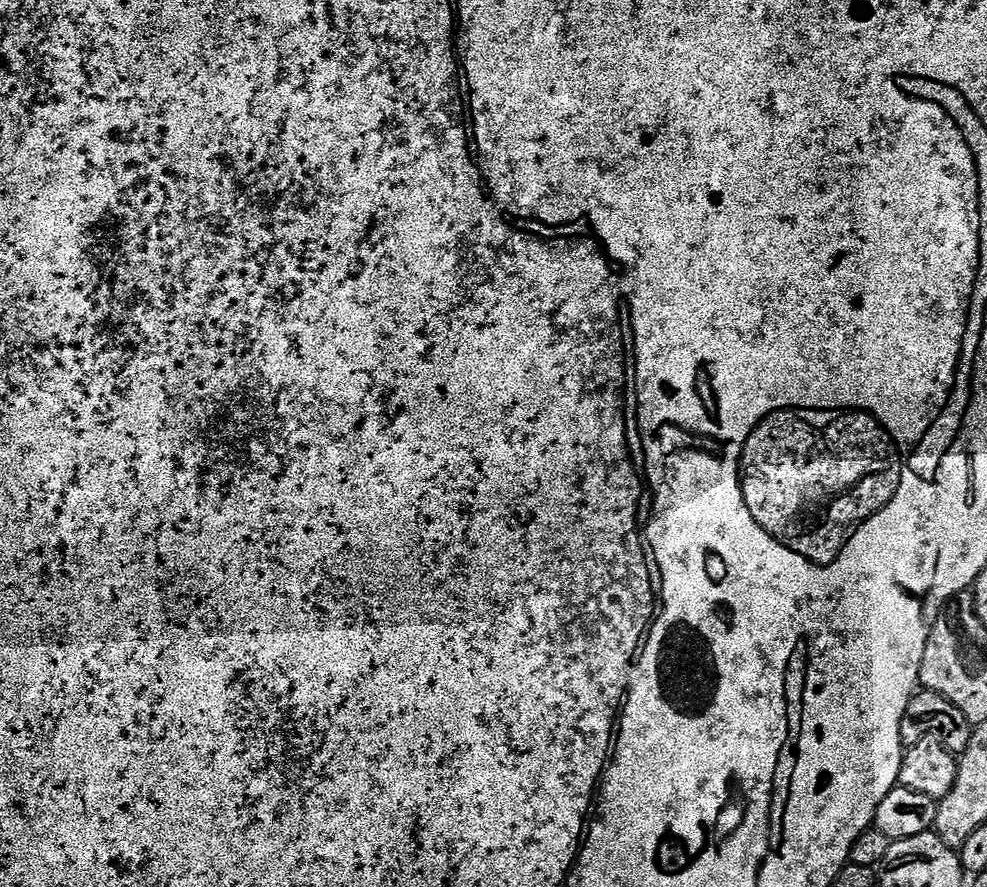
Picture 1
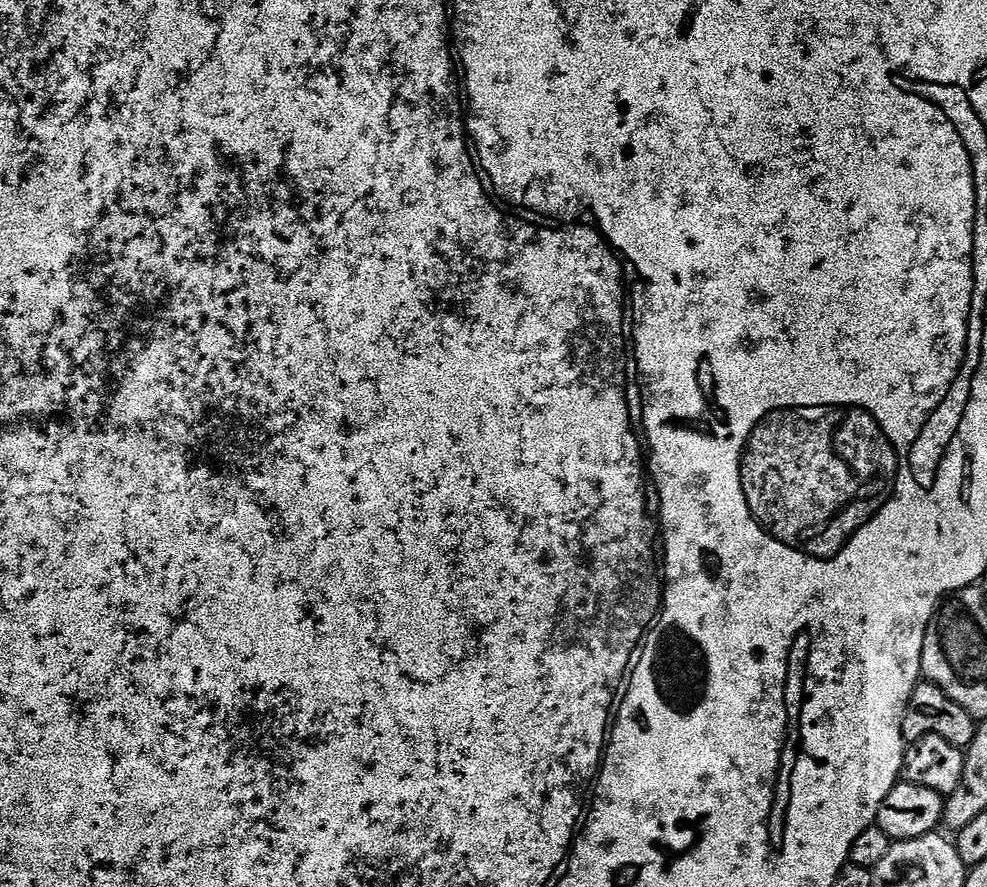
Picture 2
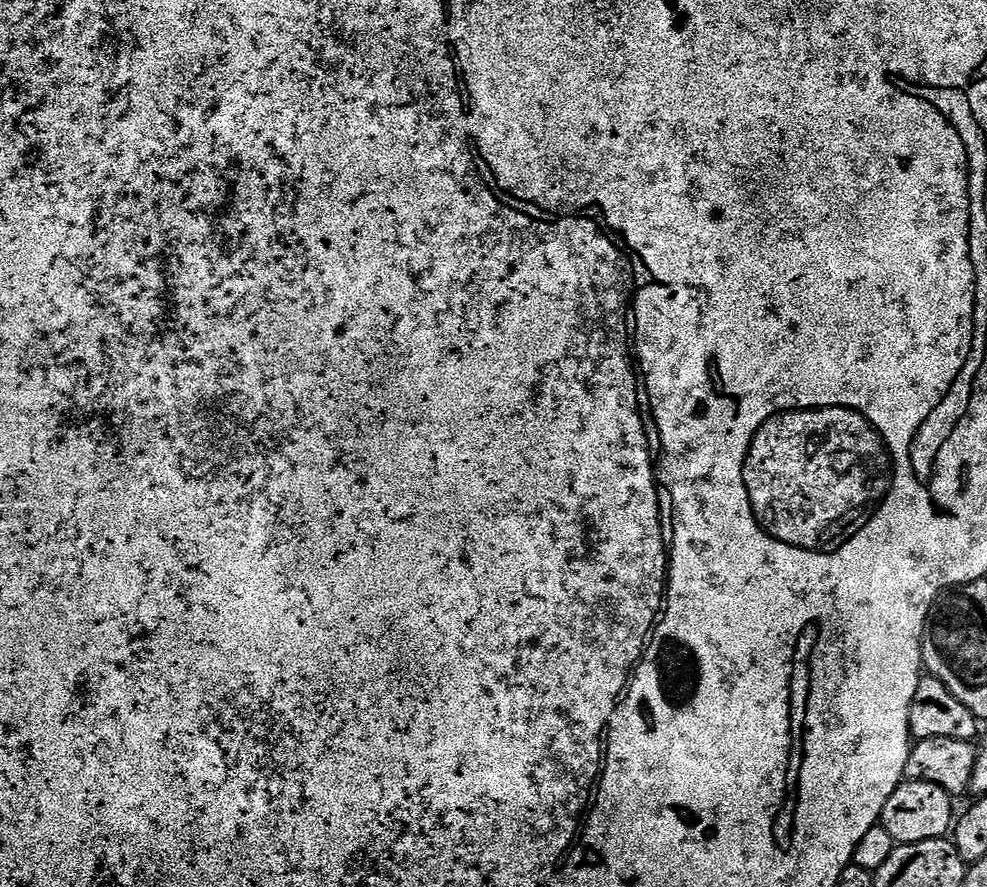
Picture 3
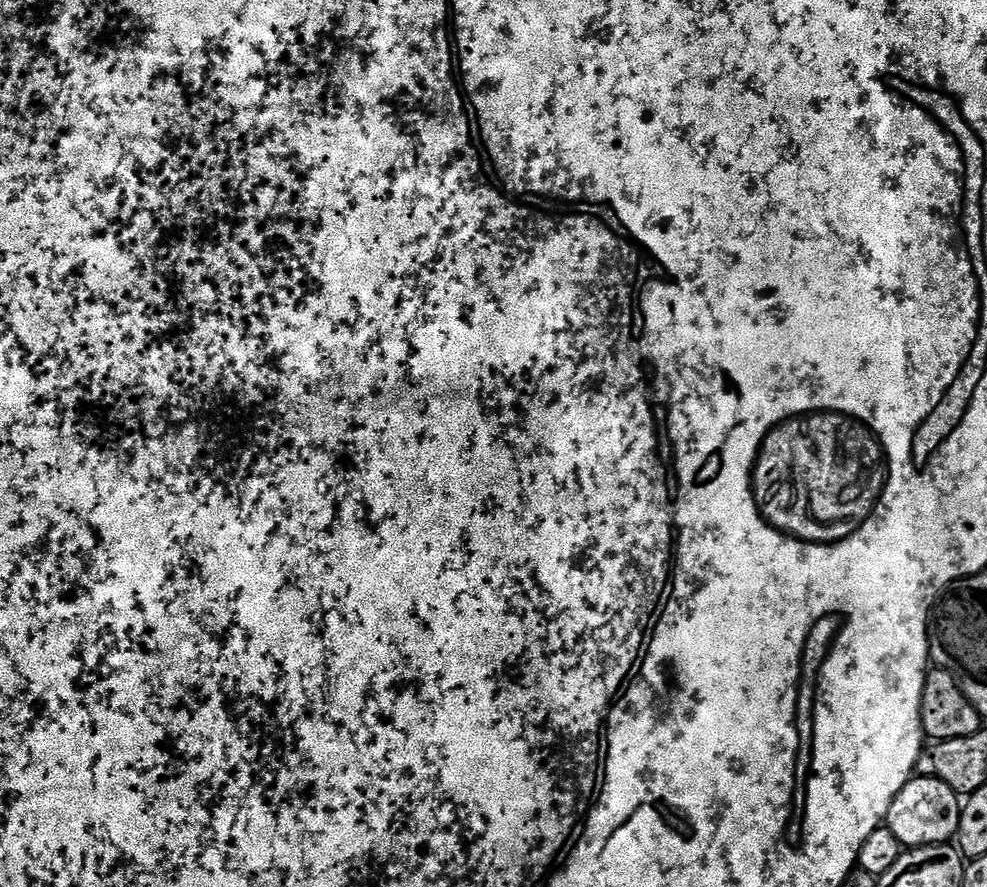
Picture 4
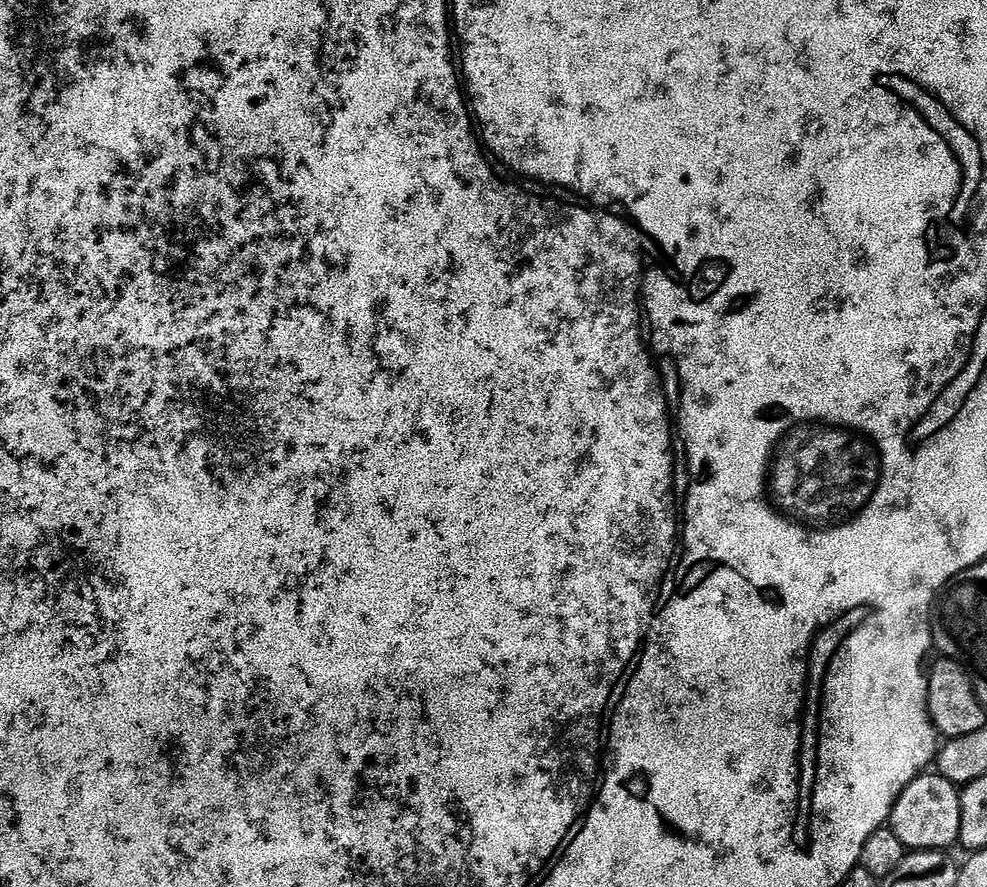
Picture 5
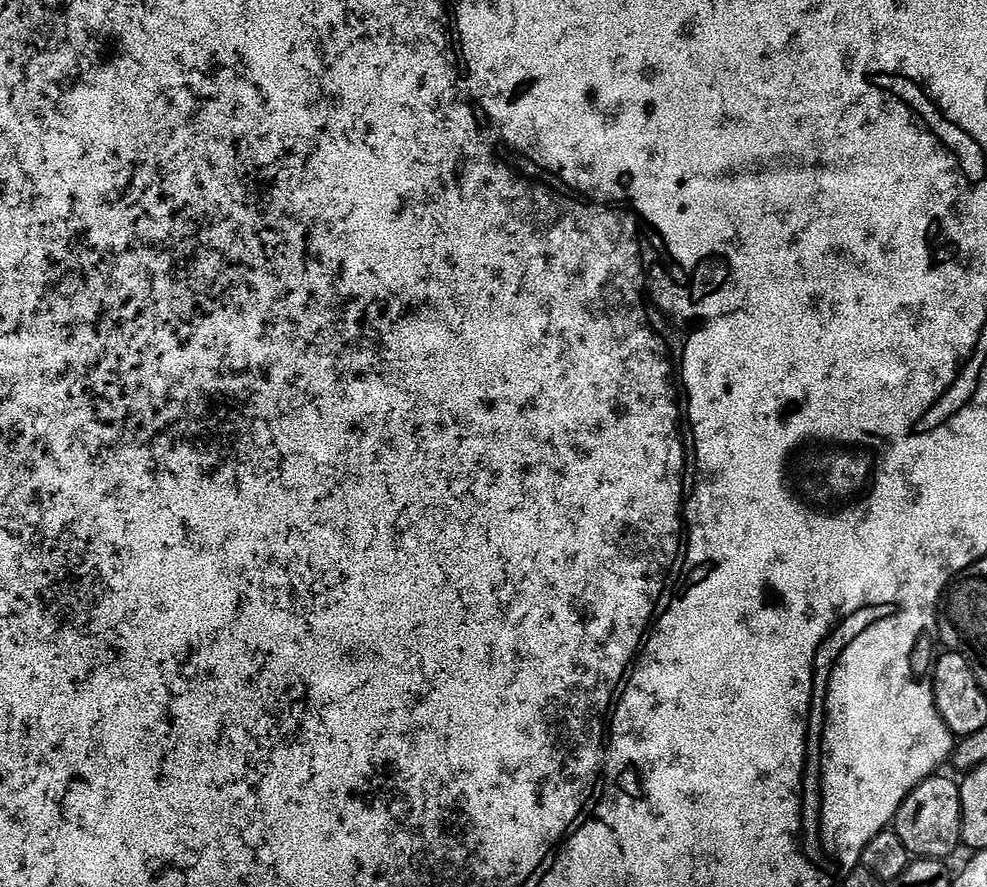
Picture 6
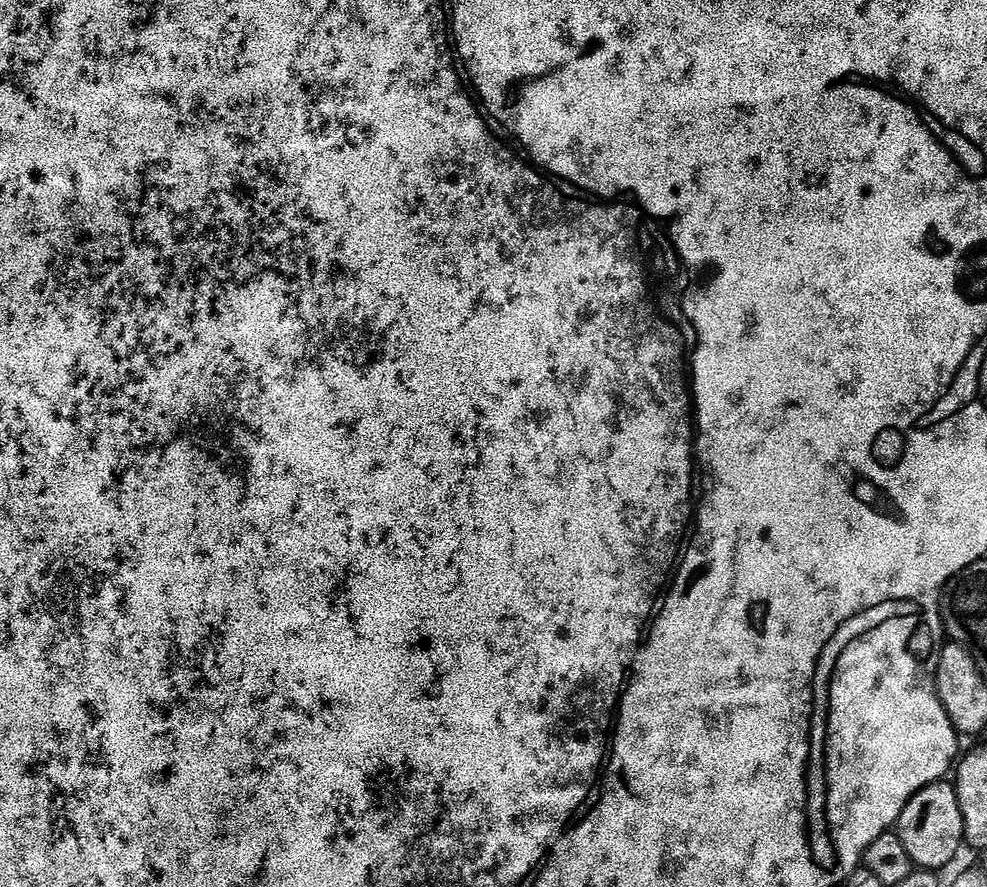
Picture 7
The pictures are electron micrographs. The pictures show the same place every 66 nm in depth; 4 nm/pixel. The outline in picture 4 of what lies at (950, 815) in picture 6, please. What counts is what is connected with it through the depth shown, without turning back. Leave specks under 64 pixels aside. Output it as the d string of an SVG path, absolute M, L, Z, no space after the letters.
M917 775L894 798L888 807L886 827L902 846L911 848L926 847L928 844L947 844L960 828L962 800L954 789L936 777Z

